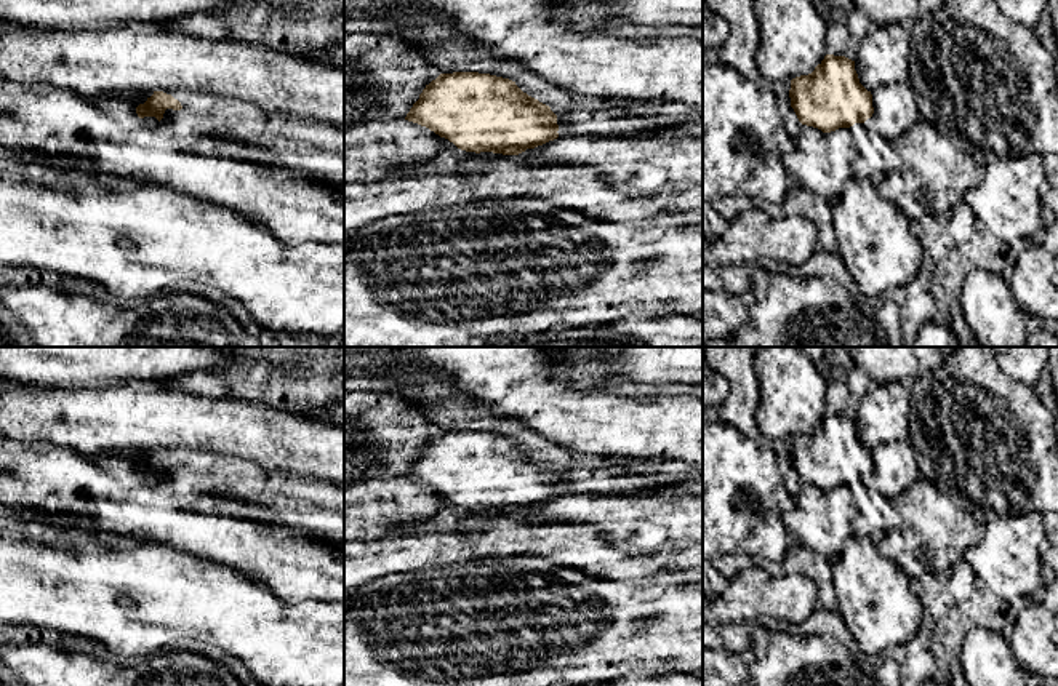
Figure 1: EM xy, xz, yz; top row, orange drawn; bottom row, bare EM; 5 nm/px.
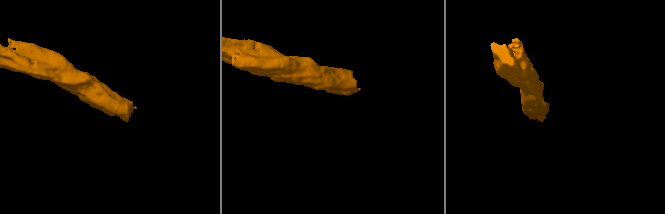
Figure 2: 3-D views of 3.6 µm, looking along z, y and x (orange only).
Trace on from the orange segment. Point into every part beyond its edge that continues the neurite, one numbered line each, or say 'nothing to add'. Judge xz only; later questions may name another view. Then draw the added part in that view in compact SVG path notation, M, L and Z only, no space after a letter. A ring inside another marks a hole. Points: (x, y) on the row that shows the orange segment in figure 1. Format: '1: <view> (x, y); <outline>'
1: xz (564, 119); M552 110L552 112L557 115L557 125L562 130L567 130L578 118L578 115L581 112L584 112L584 110L573 110L573 112L557 112L557 110Z

